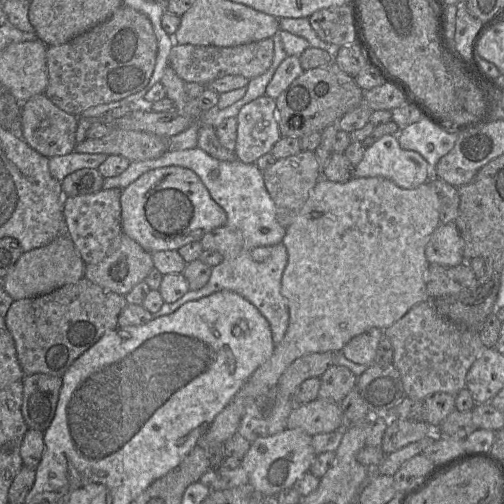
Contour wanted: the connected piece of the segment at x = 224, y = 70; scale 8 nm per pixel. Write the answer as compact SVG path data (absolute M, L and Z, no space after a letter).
M271 38L239 46L217 47L214 45L175 44L169 53L169 66L185 82L207 85L229 75L240 75L249 80L264 73L271 65L274 43Z

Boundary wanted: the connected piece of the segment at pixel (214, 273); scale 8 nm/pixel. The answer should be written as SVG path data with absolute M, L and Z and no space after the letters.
M282 243L270 247L270 257L264 262L254 261L250 251L242 251L235 260L223 259L221 263L212 267L210 279L204 287L196 291L189 290L173 303L164 302L159 311L152 313L153 319L171 314L189 301L198 300L217 291L229 290L241 295L259 310L269 322L275 345L278 344L283 339L289 323L287 300L281 294L281 279L287 264L287 251Z

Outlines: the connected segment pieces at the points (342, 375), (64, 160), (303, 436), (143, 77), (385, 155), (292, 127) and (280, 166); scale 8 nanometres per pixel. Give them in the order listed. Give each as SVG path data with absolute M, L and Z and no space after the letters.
M331 365L320 376L318 398L341 403L356 388L357 377L345 366Z
M72 152L70 154L54 156L49 158L49 171L50 174L59 182L80 169L84 168L96 168L106 160L108 155L106 154L90 154L90 153L78 153Z
M288 429L251 443L250 448L241 460L249 483L264 496L277 496L281 491L292 488L309 469L316 453L312 446L312 436L300 430Z
M122 4L102 23L64 44L48 46L48 85L44 95L63 111L78 116L93 106L121 100L146 88L155 69L157 53L158 40L150 19L142 12Z
M384 135L366 148L362 160L354 169L356 178L375 176L386 178L401 188L413 189L428 182L432 178L432 171L419 153L402 149L394 135Z
M332 62L298 76L276 99L278 125L281 137L301 138L310 133L321 132L327 126L338 122L347 112L363 101L363 90L354 77L346 74Z
M300 151L296 155L278 159L263 171L265 187L275 204L277 221L283 228L292 223L320 178L318 161L312 151Z

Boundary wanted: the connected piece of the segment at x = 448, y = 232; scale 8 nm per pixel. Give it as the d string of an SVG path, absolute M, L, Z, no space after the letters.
M456 222L440 224L430 236L425 256L430 265L453 267L463 263L463 240Z

